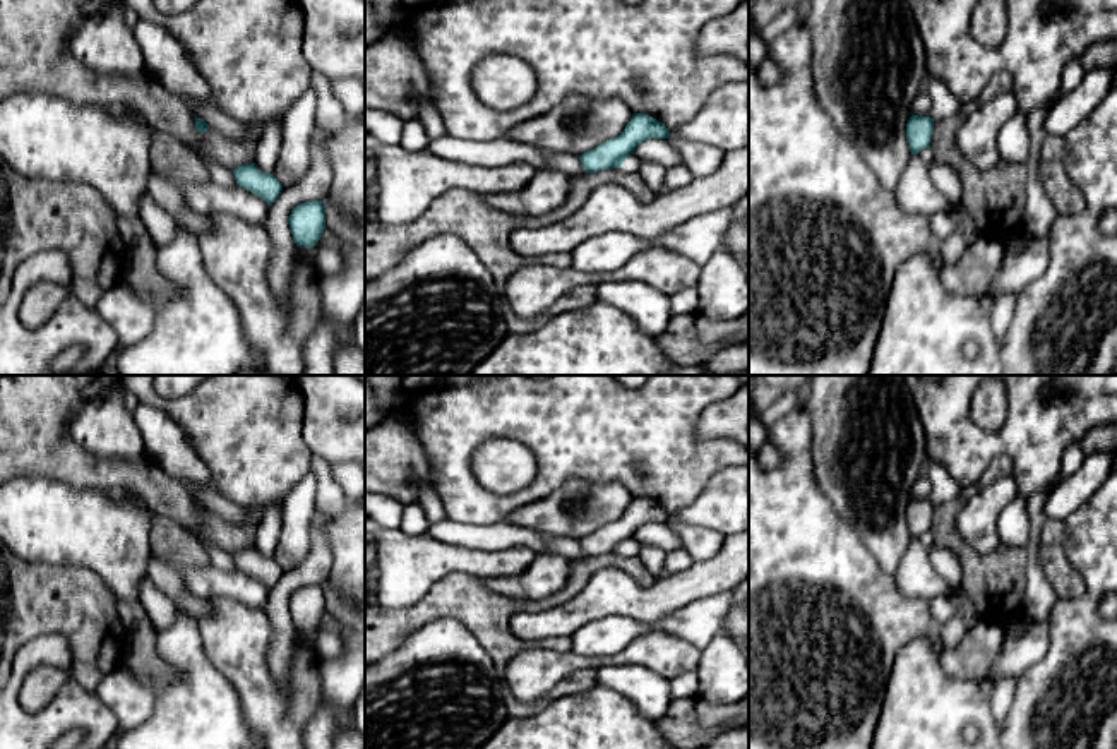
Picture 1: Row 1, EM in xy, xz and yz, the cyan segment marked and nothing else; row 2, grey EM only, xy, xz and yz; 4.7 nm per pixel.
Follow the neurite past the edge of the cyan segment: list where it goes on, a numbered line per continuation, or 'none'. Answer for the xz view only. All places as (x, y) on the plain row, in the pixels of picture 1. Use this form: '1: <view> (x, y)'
1: xz (561, 545)

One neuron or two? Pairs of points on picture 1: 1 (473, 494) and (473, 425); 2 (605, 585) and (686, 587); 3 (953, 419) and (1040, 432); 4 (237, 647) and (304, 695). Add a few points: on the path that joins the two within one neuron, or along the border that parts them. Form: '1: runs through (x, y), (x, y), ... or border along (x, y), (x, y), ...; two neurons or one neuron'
1: runs through (461, 477), (461, 443); one neuron
2: runs through (626, 597), (665, 595); one neuron
3: runs through (975, 439), (1018, 437); one neuron
4: runs through (245, 665), (285, 703); one neuron

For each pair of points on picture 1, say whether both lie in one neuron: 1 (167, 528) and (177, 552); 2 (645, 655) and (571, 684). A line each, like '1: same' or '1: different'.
1: same
2: different

